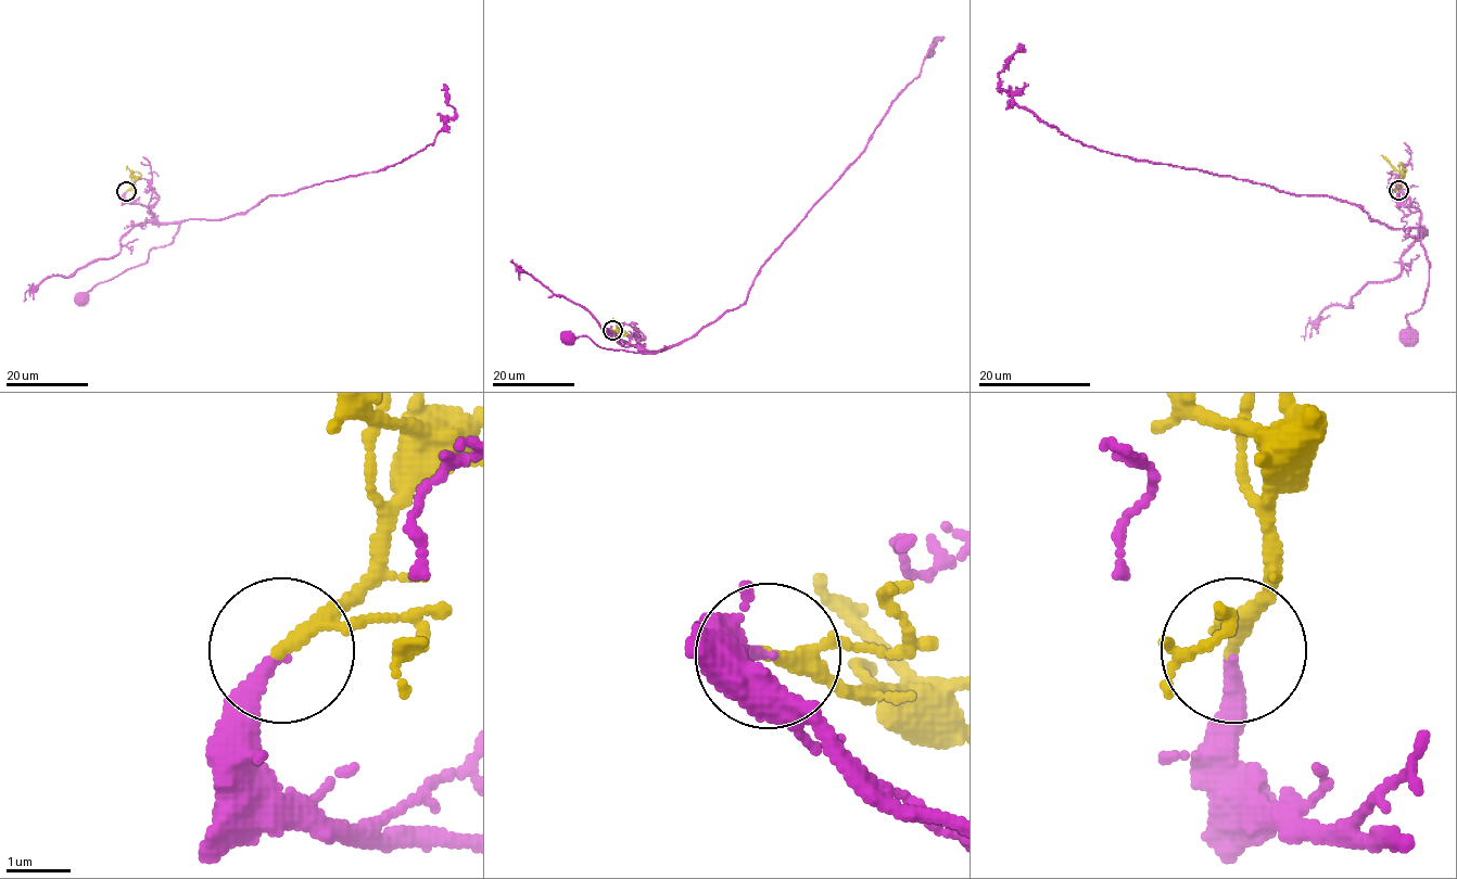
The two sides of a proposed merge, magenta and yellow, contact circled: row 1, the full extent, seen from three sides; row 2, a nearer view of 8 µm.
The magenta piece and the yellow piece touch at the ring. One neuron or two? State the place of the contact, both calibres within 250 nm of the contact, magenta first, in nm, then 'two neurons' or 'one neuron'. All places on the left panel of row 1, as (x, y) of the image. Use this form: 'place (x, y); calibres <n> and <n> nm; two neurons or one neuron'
place (126, 191); calibres 260 and 190 nm; one neuron

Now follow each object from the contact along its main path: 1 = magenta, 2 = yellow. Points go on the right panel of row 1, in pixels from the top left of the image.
1: (1398, 190), (1398, 199), (1420, 213), (1429, 262), (1423, 305), (1406, 315), (1408, 338)
2: (1398, 190), (1401, 176), (1381, 155)

